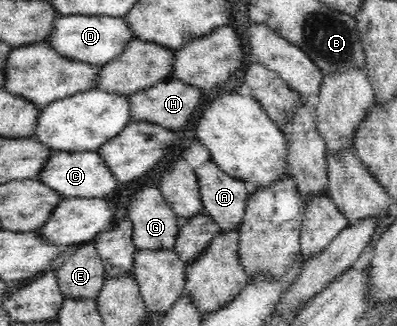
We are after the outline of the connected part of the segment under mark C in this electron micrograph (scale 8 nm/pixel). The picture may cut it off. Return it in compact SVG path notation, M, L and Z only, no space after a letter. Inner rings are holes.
M51 151L37 179L60 194L63 199L105 198L121 184L97 151Z

